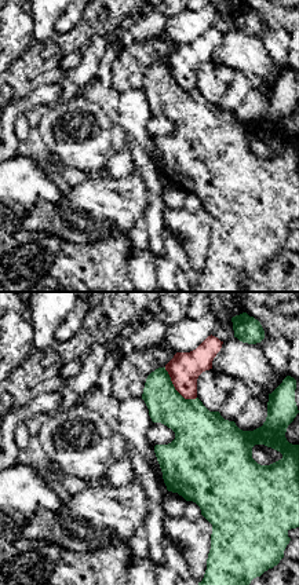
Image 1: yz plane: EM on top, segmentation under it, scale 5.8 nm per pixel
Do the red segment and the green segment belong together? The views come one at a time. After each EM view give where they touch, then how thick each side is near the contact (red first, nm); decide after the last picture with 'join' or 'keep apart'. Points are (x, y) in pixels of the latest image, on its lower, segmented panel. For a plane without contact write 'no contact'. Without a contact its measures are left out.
(175, 388) | 190/240 nm

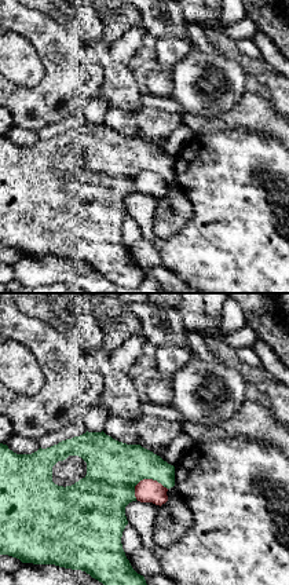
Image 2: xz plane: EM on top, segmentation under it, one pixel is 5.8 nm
(146, 479) | 140/320 nm

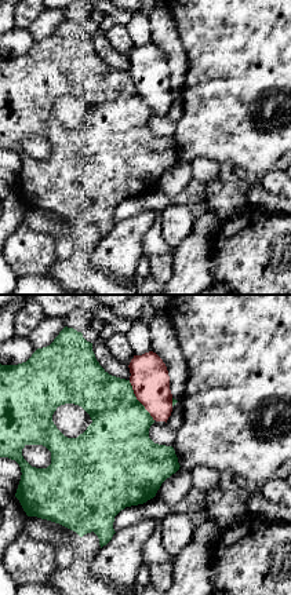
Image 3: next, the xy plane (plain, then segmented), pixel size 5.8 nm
(138, 400) | 220/360 nm

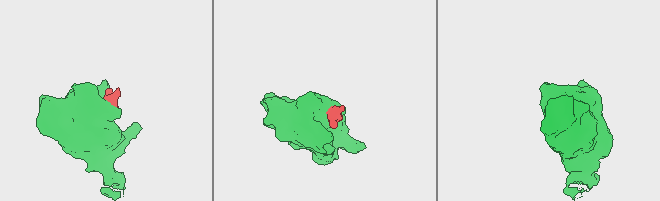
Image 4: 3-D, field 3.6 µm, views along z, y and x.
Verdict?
keep apart

